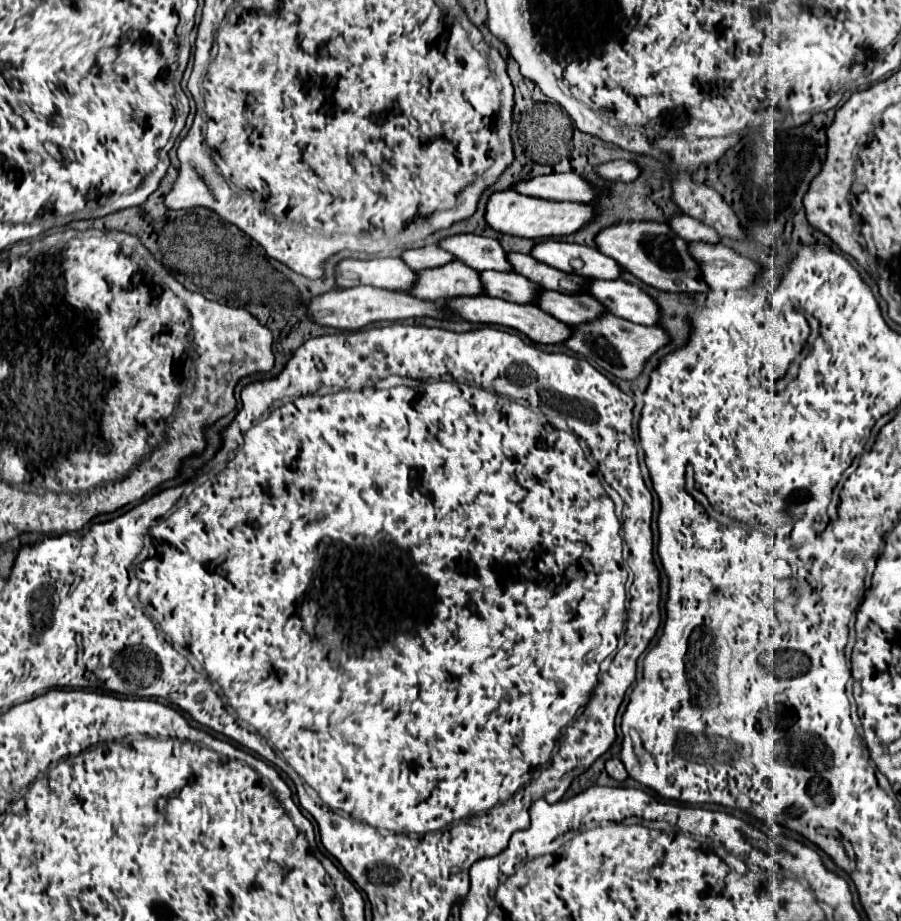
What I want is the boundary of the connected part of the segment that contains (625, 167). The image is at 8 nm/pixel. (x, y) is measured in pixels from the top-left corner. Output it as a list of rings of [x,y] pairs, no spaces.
[[[614,160],[608,164],[602,164],[598,168],[598,174],[606,180],[606,182],[614,182],[614,180],[622,180],[622,182],[632,182],[640,176],[642,168],[632,162],[632,160]]]

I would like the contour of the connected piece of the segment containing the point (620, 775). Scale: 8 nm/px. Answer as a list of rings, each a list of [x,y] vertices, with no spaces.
[[[612,758],[612,760],[606,762],[606,772],[608,772],[614,780],[618,780],[618,782],[622,782],[622,780],[628,778],[628,772],[626,772],[624,764],[622,764],[618,758]]]

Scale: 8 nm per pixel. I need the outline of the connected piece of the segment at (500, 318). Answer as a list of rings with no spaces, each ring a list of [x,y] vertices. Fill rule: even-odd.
[[[486,294],[480,296],[480,298],[450,298],[448,300],[448,310],[452,310],[454,314],[458,314],[460,318],[464,318],[468,322],[498,324],[498,326],[514,328],[514,330],[526,334],[536,344],[562,344],[572,334],[572,326],[568,326],[568,324],[560,322],[558,318],[546,314],[538,306],[520,306],[520,304],[504,302],[500,298],[492,298],[492,296],[486,296]]]

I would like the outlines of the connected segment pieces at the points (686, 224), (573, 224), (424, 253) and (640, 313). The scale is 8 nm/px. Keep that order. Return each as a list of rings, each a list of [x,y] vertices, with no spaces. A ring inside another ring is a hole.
[[[688,214],[674,216],[670,226],[686,242],[704,242],[704,244],[718,244],[720,242],[720,236],[716,234],[716,230],[704,226],[702,222],[696,222]]]
[[[514,190],[494,192],[486,206],[486,222],[502,234],[518,238],[548,238],[548,236],[568,236],[582,230],[596,216],[594,206],[578,202],[554,202],[544,198],[522,196]]]
[[[424,246],[424,248],[416,248],[416,250],[404,250],[402,260],[416,272],[420,270],[428,270],[428,268],[440,268],[448,262],[454,262],[456,256],[442,250],[440,246]]]
[[[588,280],[586,292],[594,294],[618,318],[642,326],[656,326],[660,322],[660,306],[634,284],[624,280]]]

